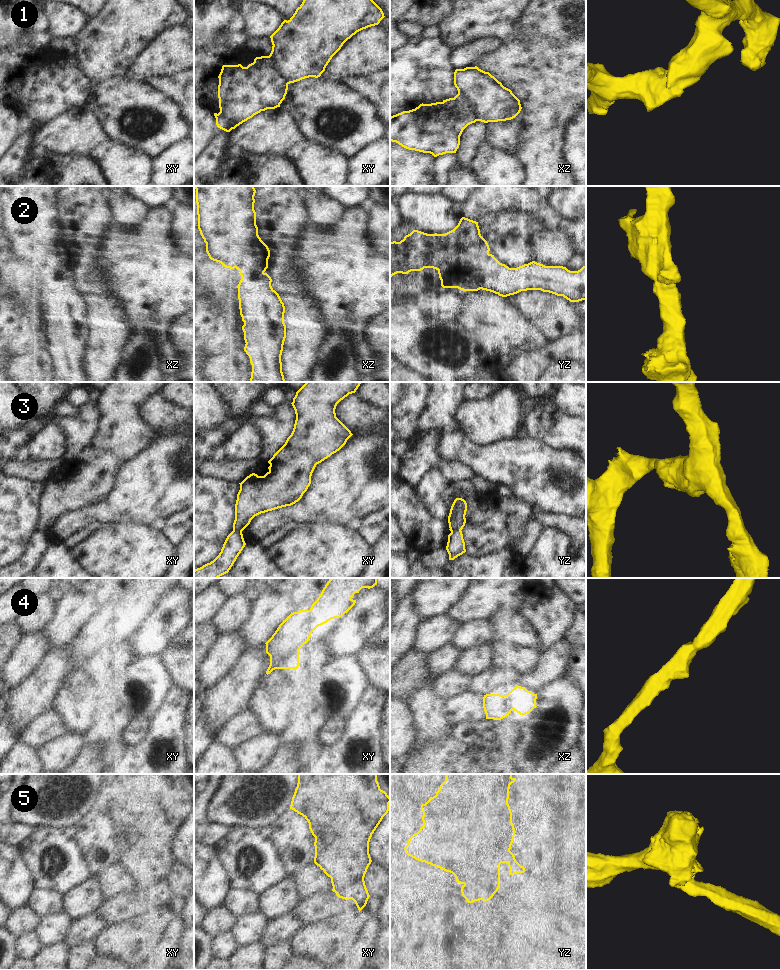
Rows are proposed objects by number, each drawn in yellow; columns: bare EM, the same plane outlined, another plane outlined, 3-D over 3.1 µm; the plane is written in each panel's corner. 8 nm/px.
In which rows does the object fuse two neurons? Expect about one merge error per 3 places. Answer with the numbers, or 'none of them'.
1, 3, 5

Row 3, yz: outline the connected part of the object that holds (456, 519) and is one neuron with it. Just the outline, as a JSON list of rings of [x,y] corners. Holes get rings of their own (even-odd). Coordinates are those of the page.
[[[456,498],[451,506],[448,516],[449,530],[461,531],[466,523],[467,503],[462,498]]]

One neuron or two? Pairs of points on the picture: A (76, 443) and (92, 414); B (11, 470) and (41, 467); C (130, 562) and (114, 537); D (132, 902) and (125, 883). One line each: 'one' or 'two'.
A: one
B: one
C: one
D: two

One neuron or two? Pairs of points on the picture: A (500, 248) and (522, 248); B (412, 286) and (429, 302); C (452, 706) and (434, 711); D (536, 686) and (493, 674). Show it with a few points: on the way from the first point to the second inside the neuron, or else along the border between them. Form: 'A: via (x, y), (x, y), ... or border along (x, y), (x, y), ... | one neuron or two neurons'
A: via (505, 248), (517, 248) | one neuron
B: border along (442, 287), (436, 290), (426, 290), (417, 296) | two neurons
C: border along (445, 699), (445, 716), (451, 725) | two neurons
D: border along (522, 674), (517, 685) | two neurons

